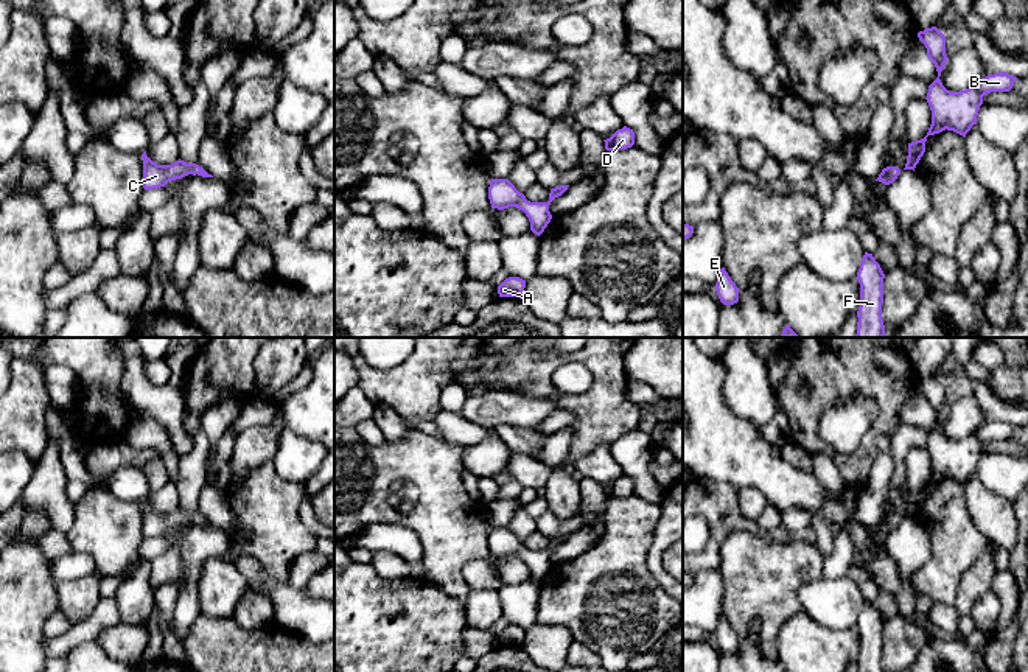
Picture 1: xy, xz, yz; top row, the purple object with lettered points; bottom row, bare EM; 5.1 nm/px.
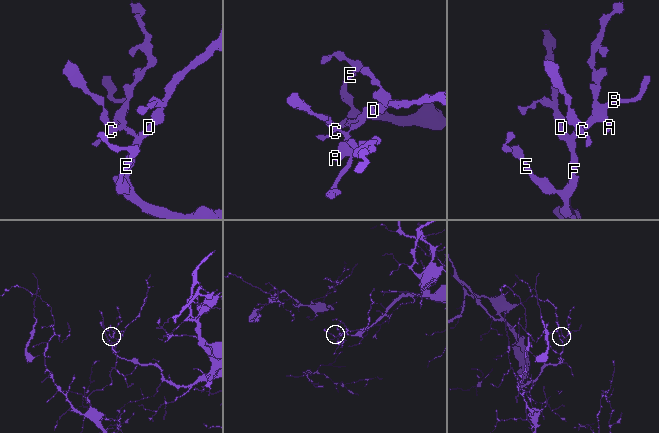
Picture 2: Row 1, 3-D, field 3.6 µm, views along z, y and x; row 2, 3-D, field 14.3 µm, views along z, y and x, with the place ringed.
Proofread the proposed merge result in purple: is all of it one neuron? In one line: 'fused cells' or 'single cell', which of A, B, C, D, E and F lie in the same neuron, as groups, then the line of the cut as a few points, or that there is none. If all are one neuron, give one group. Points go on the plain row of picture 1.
single cell | A B C D E F | no cut

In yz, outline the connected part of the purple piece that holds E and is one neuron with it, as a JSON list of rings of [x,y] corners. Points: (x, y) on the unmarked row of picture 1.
[[[725,616],[720,618],[717,633],[714,636],[723,653],[734,653],[739,650],[739,636],[731,628]]]

